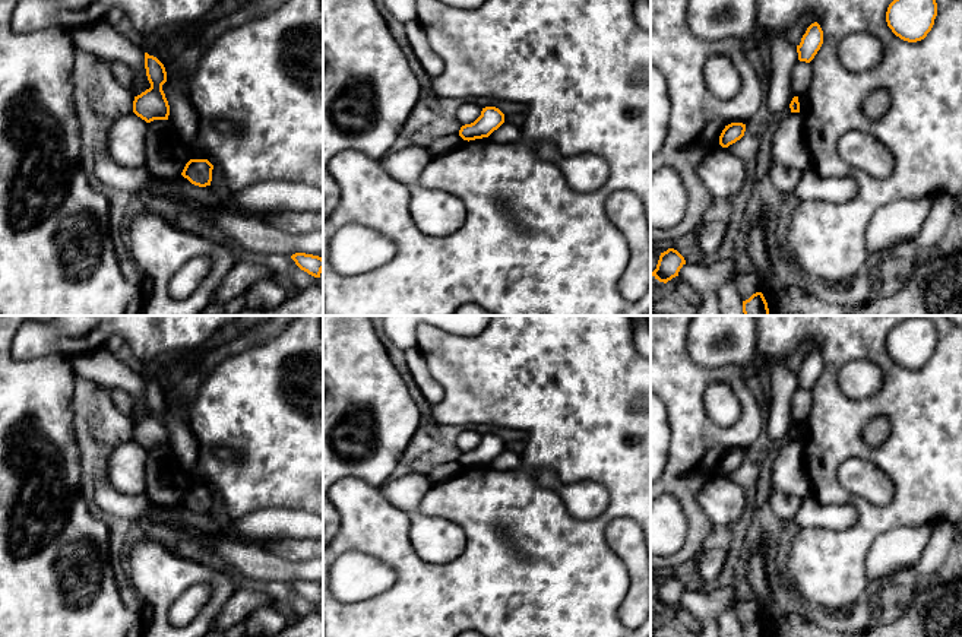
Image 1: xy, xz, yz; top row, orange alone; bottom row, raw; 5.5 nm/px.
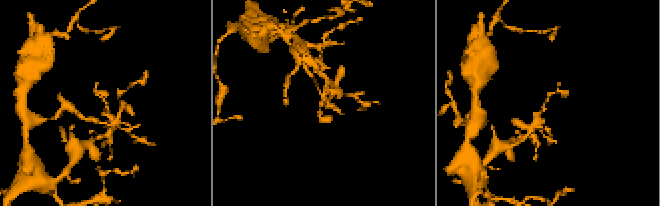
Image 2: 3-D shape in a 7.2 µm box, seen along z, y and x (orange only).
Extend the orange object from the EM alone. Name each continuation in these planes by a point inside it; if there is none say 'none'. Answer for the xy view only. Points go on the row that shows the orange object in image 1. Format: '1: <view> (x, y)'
none

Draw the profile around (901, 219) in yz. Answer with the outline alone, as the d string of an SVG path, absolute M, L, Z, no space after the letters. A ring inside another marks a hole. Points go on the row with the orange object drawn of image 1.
M896 199L880 206L866 231L868 254L893 250L902 241L914 240L927 219L931 199Z

